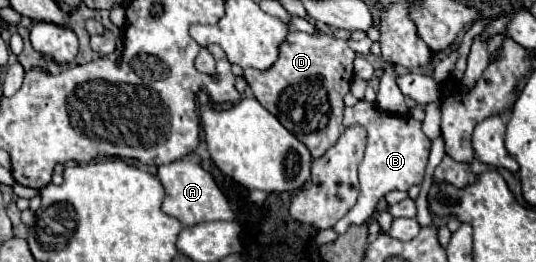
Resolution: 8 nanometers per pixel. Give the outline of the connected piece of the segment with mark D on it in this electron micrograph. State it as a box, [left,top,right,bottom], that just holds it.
[244,31,356,157]

